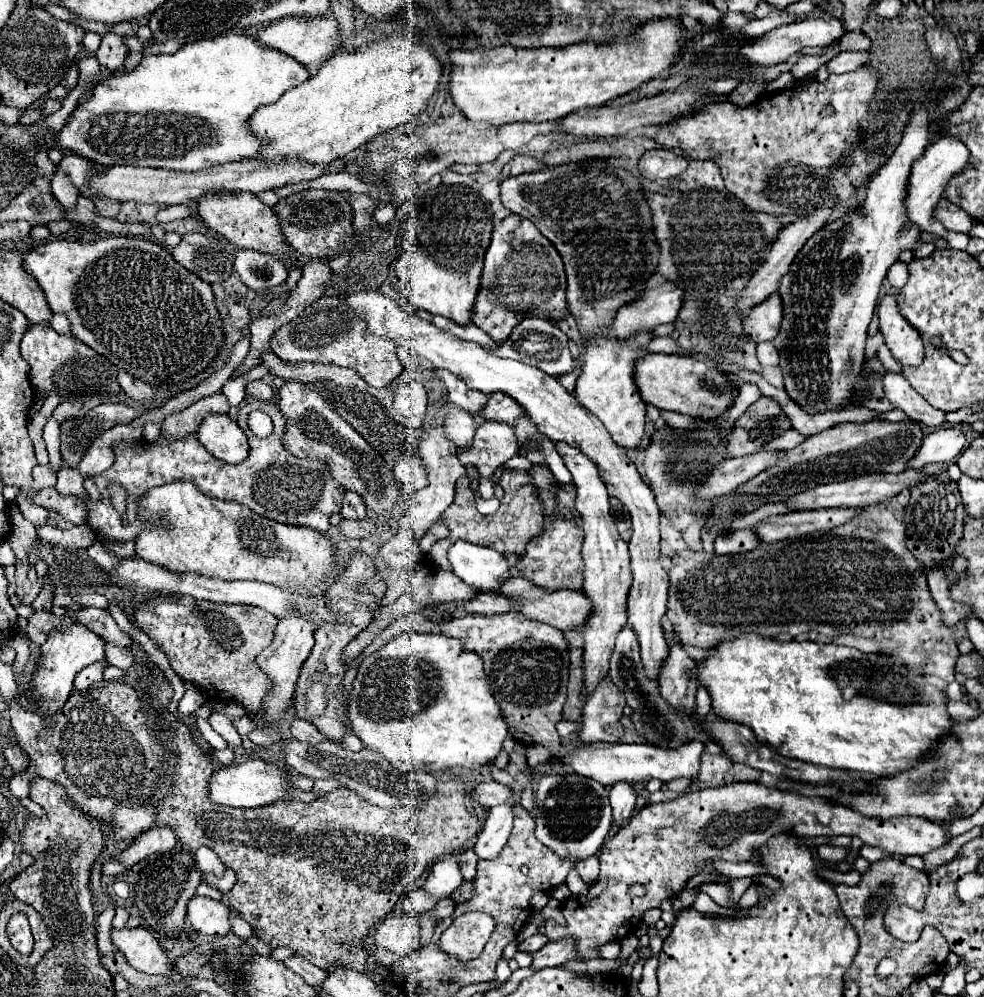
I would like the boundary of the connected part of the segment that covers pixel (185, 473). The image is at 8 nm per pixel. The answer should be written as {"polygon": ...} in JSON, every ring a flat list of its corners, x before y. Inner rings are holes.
{"polygon":[[272,402,244,404,238,410,238,426,244,430,250,442,250,454,242,464,224,464,218,458,210,456,210,452,196,440,196,436,186,436,184,440,176,440,176,442,156,440,152,446,128,444,128,442,120,442,118,446,114,446,116,460,112,468,108,468,100,476,94,476,94,482,102,494,102,500,100,502,84,500,86,510,88,510,88,526,96,532,98,540,110,540,110,538,118,542,134,540,140,532,140,520,136,518,138,498,146,490,160,486,160,484,168,484,172,480,194,482,202,492,210,496,218,496,222,500,236,500,244,506,250,506,254,512,264,514,276,522,308,526,318,532,328,530,330,528,328,518,340,512,344,490,342,486,338,486,338,482,334,482,324,462,292,458,288,450,284,450,282,434,286,428,286,420,282,418,282,414,278,414,278,406],[252,410,262,410,272,418,274,430,268,438,258,438,250,432,248,414],[112,484,120,484,128,492,124,516,120,516,120,512,116,512,112,506,112,496,108,492,108,486]]}

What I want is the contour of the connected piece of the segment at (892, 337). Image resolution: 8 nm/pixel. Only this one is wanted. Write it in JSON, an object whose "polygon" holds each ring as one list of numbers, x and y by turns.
{"polygon":[[884,296,878,306,880,334,892,356,900,362,902,368,918,366,924,360,924,342,918,338,918,332,898,314,898,304,894,296]]}

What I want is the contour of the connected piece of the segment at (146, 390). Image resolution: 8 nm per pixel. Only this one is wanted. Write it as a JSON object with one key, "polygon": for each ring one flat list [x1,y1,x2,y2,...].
{"polygon":[[120,372,118,374,118,384,122,386,122,390,136,402,150,402,154,398,154,388,142,380,136,380,134,376]]}

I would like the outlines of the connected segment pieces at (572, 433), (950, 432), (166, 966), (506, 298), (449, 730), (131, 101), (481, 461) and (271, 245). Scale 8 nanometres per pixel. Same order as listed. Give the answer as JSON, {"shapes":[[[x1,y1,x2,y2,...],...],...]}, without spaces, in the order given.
{"shapes":[[[354,290,348,292,346,304,358,314,366,318,366,326,372,334,378,334,382,338,390,338,414,352,418,352,422,358,426,358,434,368,446,368,460,376,472,390,480,390,484,394,492,392,504,392,510,394,532,418,532,422,538,426,540,432,544,432,552,442,564,442,568,446,580,448,596,466,600,480,606,484,608,494,618,498,630,514,632,520,632,538,628,542,630,556,632,556,632,574,634,582,628,594,628,626,636,632,640,642,640,654,642,664,648,674,648,678,658,678,658,666,662,666,662,658,666,658,666,640,662,630,662,616,666,612,668,602,668,574,660,564,660,510,656,506,652,490,642,482,636,466,626,456,626,450,622,450,606,432,602,422,594,414,590,414,584,406,576,402,572,394,564,390,564,386,554,378,544,374,542,370,528,366,524,362,516,360,504,360,490,352,486,352,482,346,474,342,458,340,456,336,436,328,430,322,420,320,418,316,408,318,398,304,384,296,378,290]],[[958,426,938,428,924,438,920,450,908,462,908,468,922,470,926,464,952,462,962,454,964,446,966,446,966,436]],[[116,928,112,930,112,942,124,952,128,964,140,972,166,978,174,978,178,974,160,942,144,928]],[[514,214,506,216,492,230,478,296,470,314,472,324,484,330,496,344,504,344,524,318,562,320,566,314,566,274,562,258,530,220]],[[404,632,364,658,350,694,348,718,352,722,352,732,362,744,378,750,400,772,424,770,432,774,448,768,474,770,482,764,492,764,502,750,502,742,510,734,484,674,482,658,466,650,462,640,458,642,458,638,448,638,444,634]],[[226,34,212,40,190,42,174,54,144,56,130,74,112,76,94,86,92,98,76,108,72,120,58,132,58,146,104,168,128,164,196,172,218,164,242,162,256,158,264,144,248,126,254,110,260,104,276,102,288,88,298,86,308,78,310,72,304,64,250,36]],[[484,422,476,428,474,446,460,452,462,464,476,464,480,476,490,478,498,466,520,452,518,438,512,426,504,422]],[[210,192,202,198,196,198,194,204,206,226,228,238,234,246,258,250,262,254,276,254,286,262,286,266,292,266,292,260,288,256,290,246,284,240,276,214,272,214,272,208,262,204,256,196,248,192]]]}

